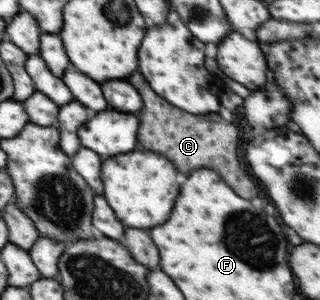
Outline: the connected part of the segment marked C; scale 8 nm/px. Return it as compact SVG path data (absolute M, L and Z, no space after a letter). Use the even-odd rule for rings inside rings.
M139 71L133 73L129 81L141 93L145 103L145 107L141 109L141 129L143 129L141 133L145 135L145 141L147 141L145 147L149 151L157 151L165 155L181 173L191 173L201 165L207 169L217 169L217 173L221 173L221 177L229 181L229 187L243 199L253 199L257 197L257 193L261 193L261 181L253 177L253 171L245 161L245 129L241 129L241 125L233 125L233 121L225 121L221 113L211 113L211 115L185 113L183 115L181 109L169 105L163 97L155 93Z

